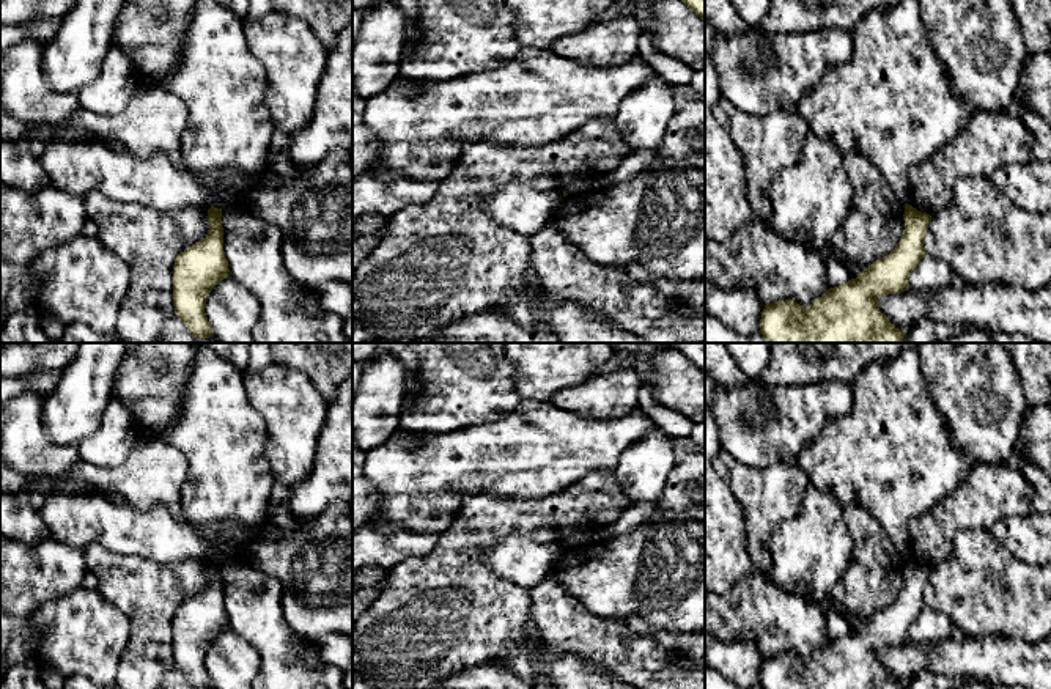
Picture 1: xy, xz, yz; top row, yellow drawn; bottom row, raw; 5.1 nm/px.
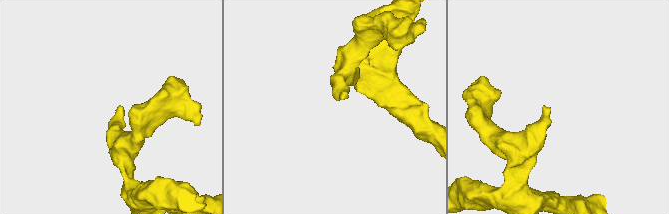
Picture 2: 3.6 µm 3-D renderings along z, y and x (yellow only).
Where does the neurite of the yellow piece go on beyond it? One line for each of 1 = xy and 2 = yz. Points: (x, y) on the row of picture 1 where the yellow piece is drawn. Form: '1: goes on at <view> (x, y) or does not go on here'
1: does not go on here
2: does not go on here

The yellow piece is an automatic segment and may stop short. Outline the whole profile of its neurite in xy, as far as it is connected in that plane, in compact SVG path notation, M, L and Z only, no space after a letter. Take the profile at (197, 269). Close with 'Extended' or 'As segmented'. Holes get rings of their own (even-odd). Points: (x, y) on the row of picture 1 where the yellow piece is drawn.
M211 206L208 222L208 234L181 252L173 264L175 313L197 338L212 337L205 313L206 299L230 274L223 252L222 209Z. As segmented

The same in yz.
M911 204L905 206L905 230L898 245L884 258L867 267L850 282L829 288L807 308L791 299L766 304L762 311L760 333L768 343L903 343L906 333L889 322L878 308L878 299L886 294L903 293L909 283L909 274L924 258L924 239L931 216Z. As segmented

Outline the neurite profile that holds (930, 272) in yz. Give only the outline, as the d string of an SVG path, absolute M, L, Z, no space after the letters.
M924 255L917 267L909 274L908 283L919 291L949 286L957 280L952 267L941 260Z

